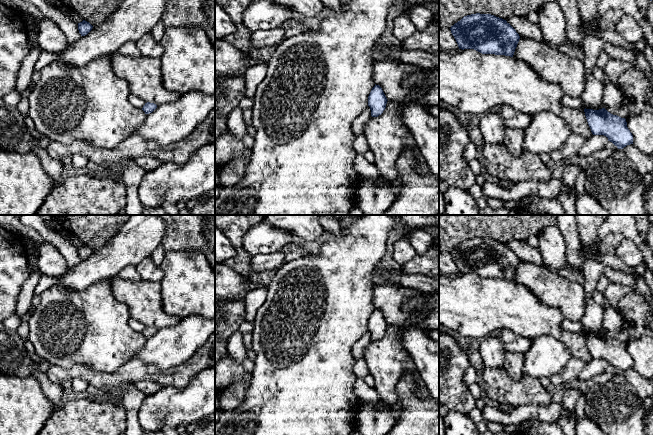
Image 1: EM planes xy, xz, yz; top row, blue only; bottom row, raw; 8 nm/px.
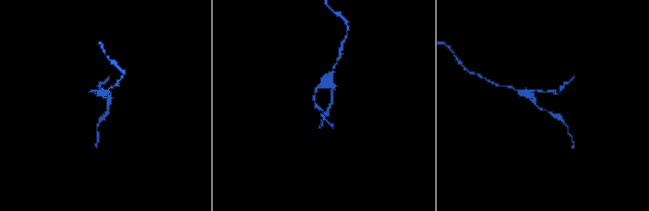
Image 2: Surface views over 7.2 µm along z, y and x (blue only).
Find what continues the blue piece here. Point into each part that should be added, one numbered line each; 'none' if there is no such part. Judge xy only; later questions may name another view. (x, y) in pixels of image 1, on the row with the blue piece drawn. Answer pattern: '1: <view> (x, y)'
none

